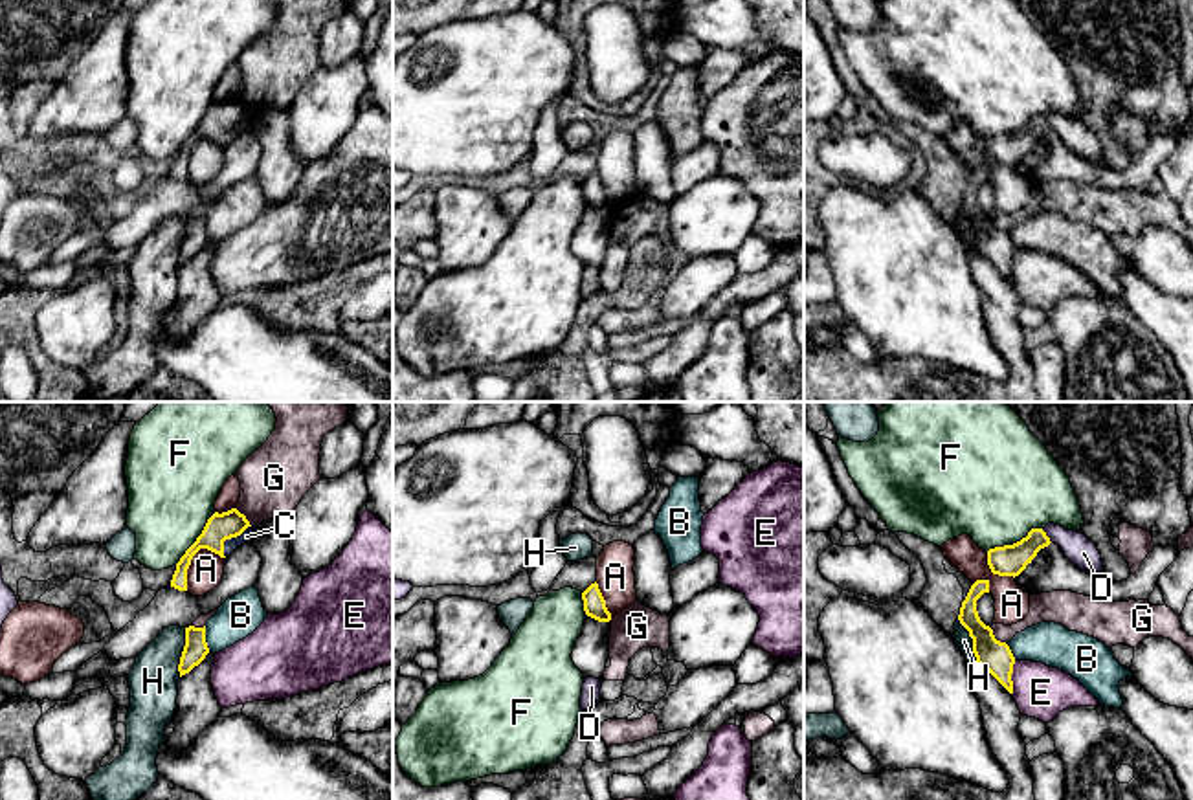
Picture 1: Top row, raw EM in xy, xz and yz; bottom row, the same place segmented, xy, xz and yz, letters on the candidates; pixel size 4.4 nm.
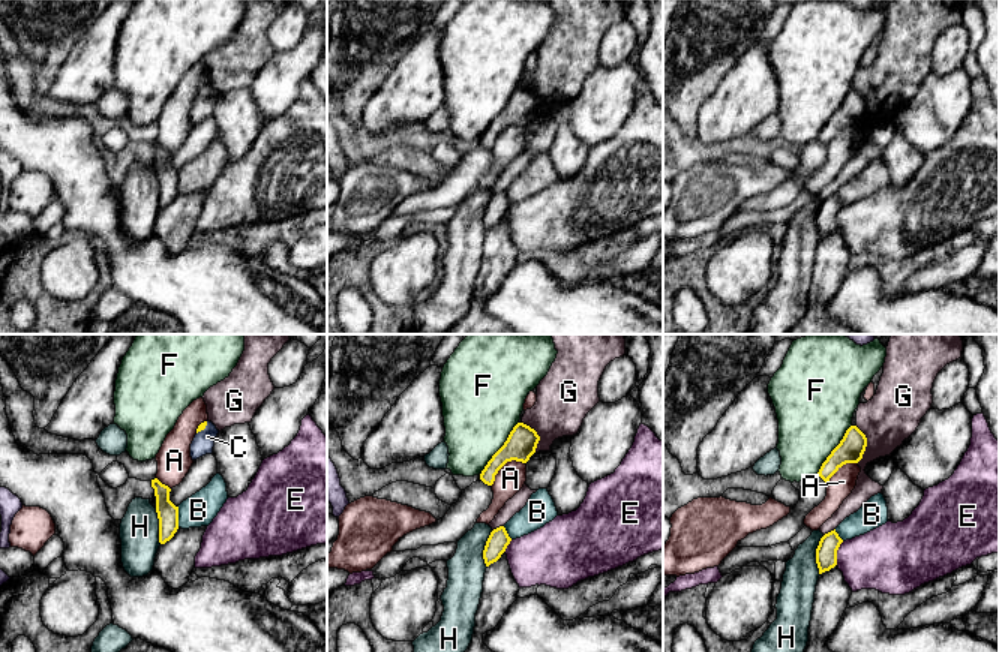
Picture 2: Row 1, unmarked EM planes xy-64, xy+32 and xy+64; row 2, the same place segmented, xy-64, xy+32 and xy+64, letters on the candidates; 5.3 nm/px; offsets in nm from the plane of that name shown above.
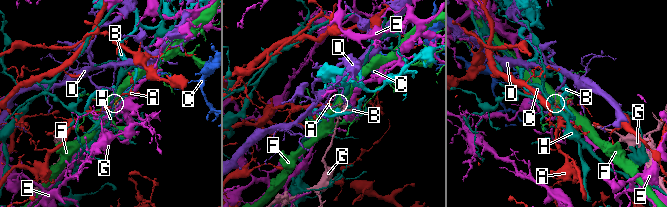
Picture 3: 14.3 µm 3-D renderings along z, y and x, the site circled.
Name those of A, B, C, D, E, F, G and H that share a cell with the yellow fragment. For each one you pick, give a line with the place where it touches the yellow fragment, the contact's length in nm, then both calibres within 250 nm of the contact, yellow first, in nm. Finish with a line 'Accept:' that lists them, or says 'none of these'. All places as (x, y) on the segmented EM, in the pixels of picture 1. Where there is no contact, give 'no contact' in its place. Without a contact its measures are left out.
C: meets yellow in xy at (230, 538); contact 180 nm long; 120 nm thick on the yellow side, 60 nm on the other
Accept: C

